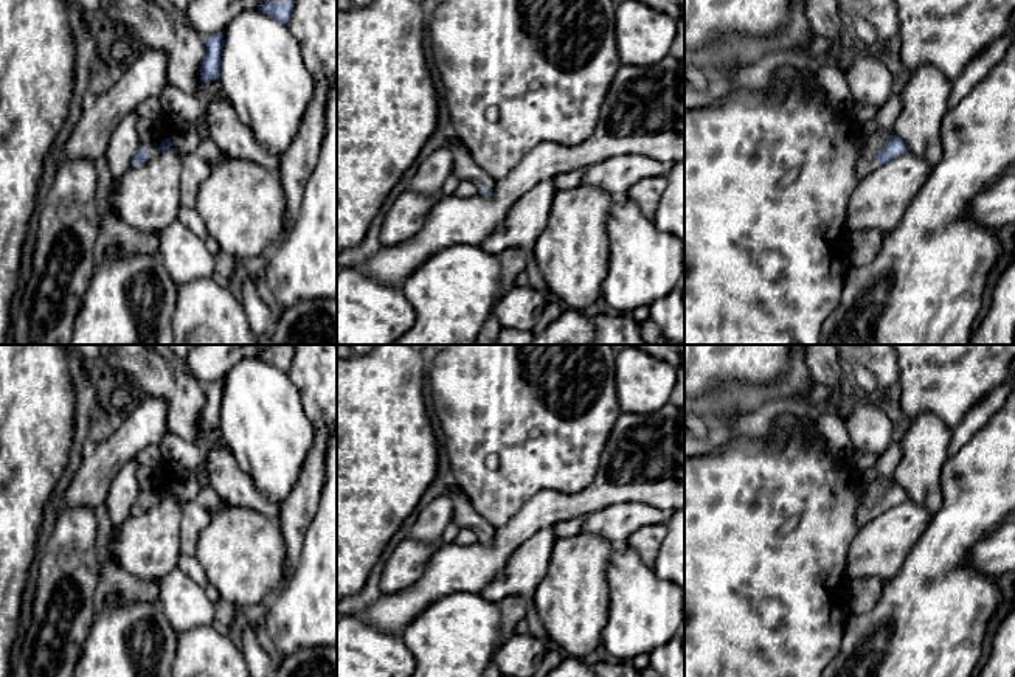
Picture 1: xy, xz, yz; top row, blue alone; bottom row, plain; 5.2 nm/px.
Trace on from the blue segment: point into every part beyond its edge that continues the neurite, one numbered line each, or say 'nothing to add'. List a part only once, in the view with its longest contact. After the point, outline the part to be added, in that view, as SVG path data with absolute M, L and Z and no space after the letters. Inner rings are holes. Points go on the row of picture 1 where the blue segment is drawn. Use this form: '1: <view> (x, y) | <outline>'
1: xz (464, 166) | M450 138L447 148L453 155L453 174L459 180L470 180L478 189L489 189L494 183L492 177L478 166L469 149L456 138Z

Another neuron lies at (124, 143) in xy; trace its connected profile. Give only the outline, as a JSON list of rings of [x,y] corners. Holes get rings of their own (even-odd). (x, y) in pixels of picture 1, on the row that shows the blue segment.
[[[135,110],[130,112],[121,120],[110,137],[110,143],[104,157],[109,163],[113,182],[124,175],[135,155],[144,148],[137,134],[138,120],[140,118]]]

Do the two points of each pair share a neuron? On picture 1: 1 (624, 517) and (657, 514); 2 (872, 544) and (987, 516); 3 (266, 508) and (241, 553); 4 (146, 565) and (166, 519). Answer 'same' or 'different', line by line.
1: same
2: different
3: different
4: same

